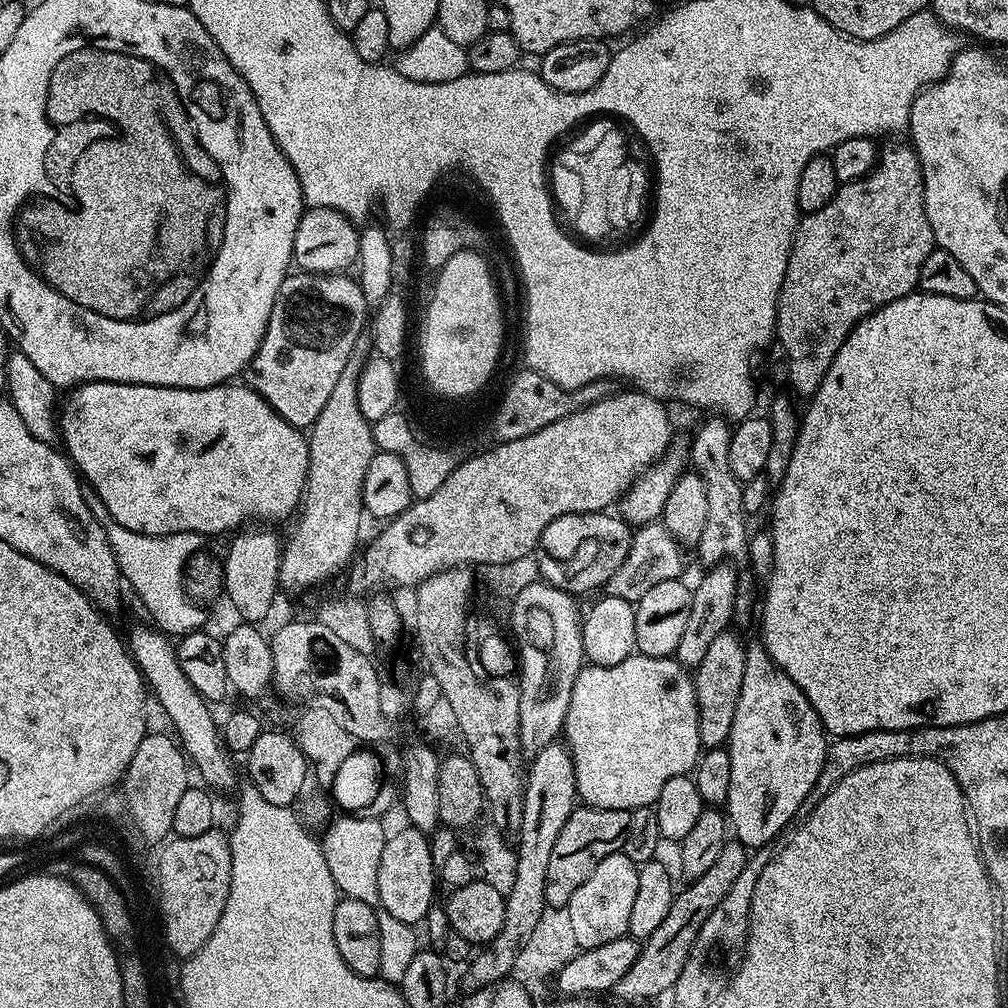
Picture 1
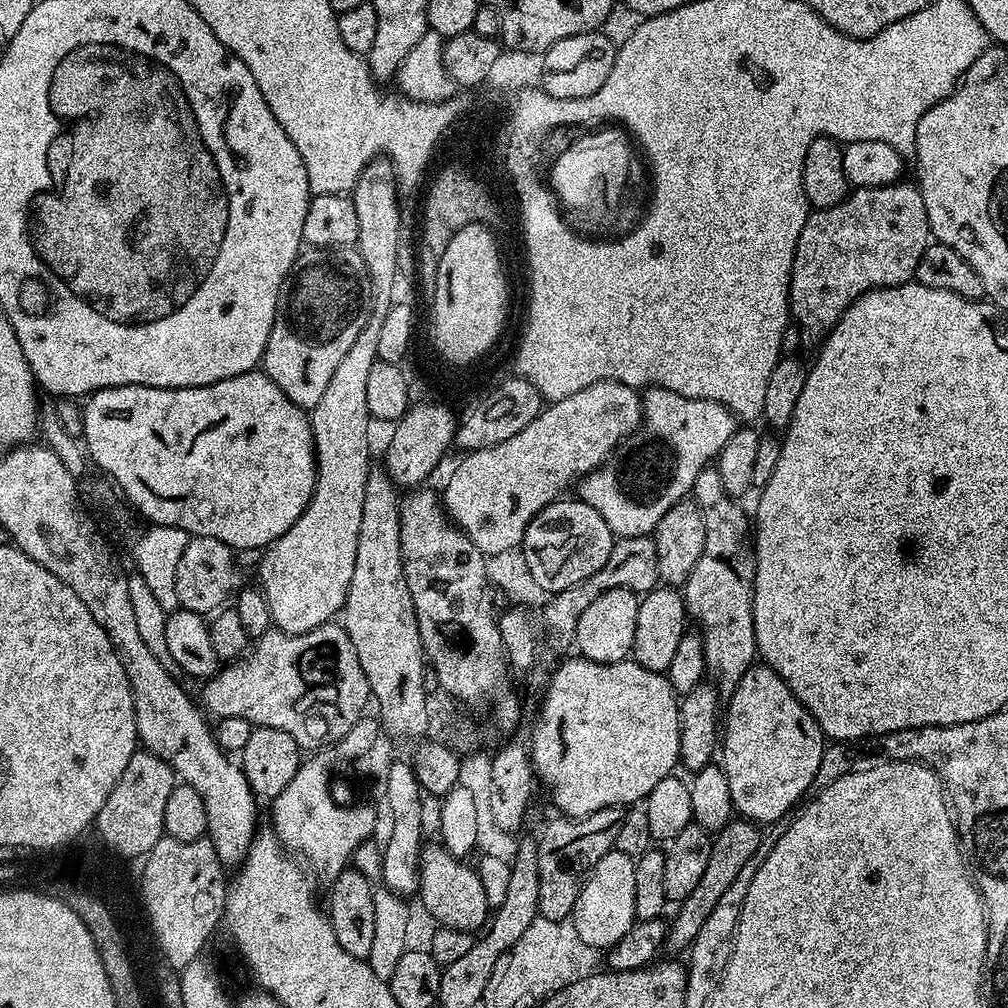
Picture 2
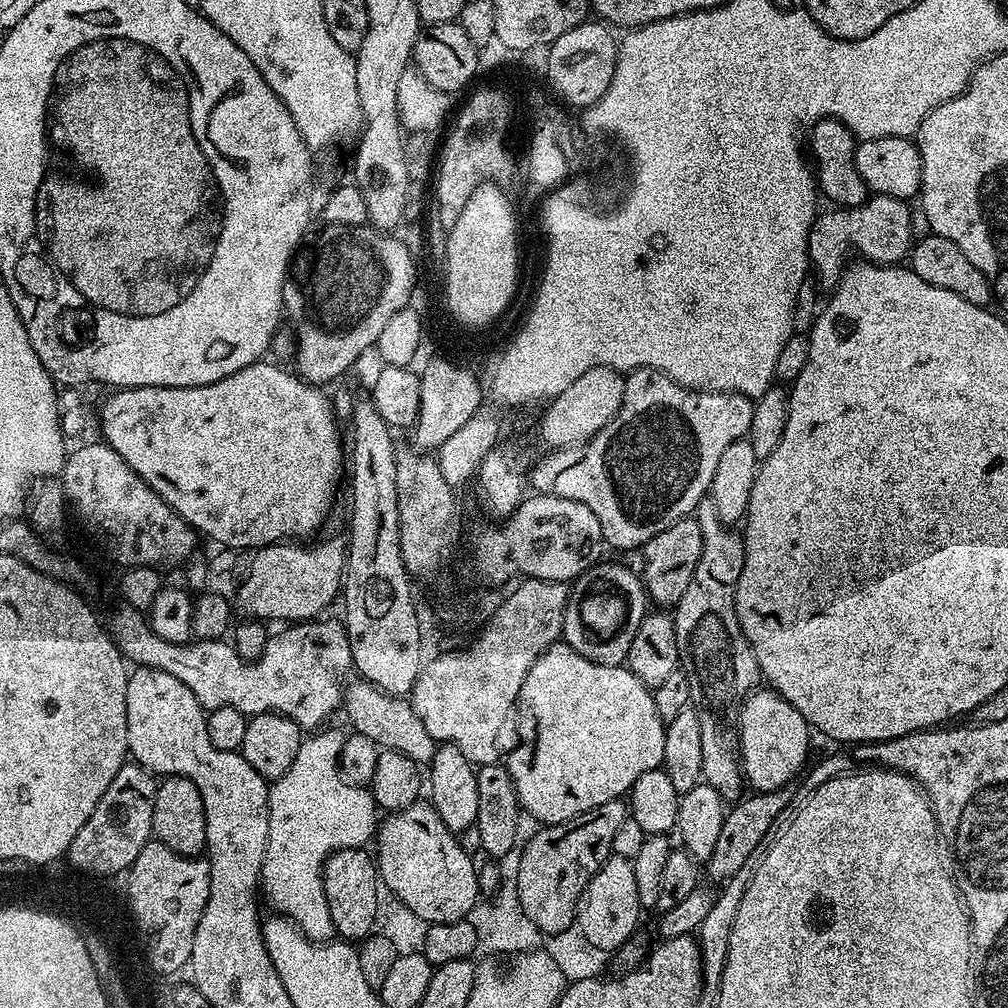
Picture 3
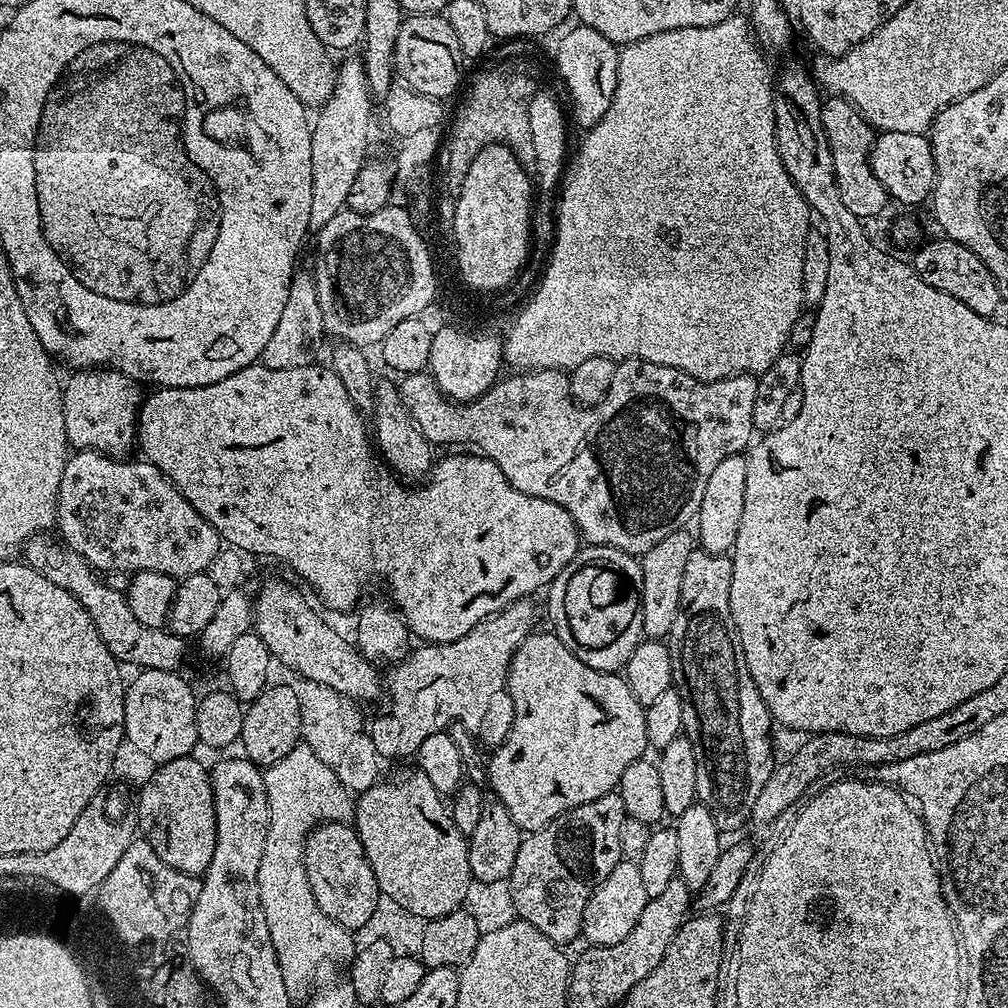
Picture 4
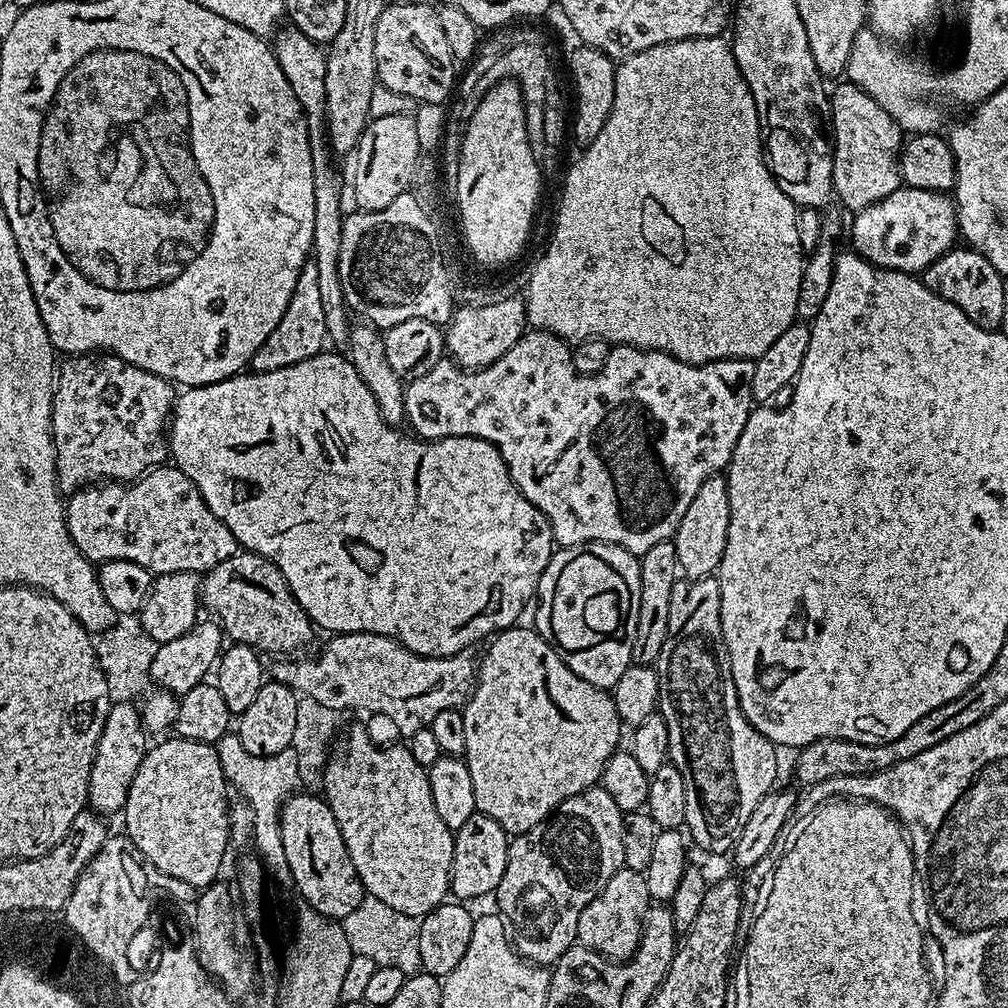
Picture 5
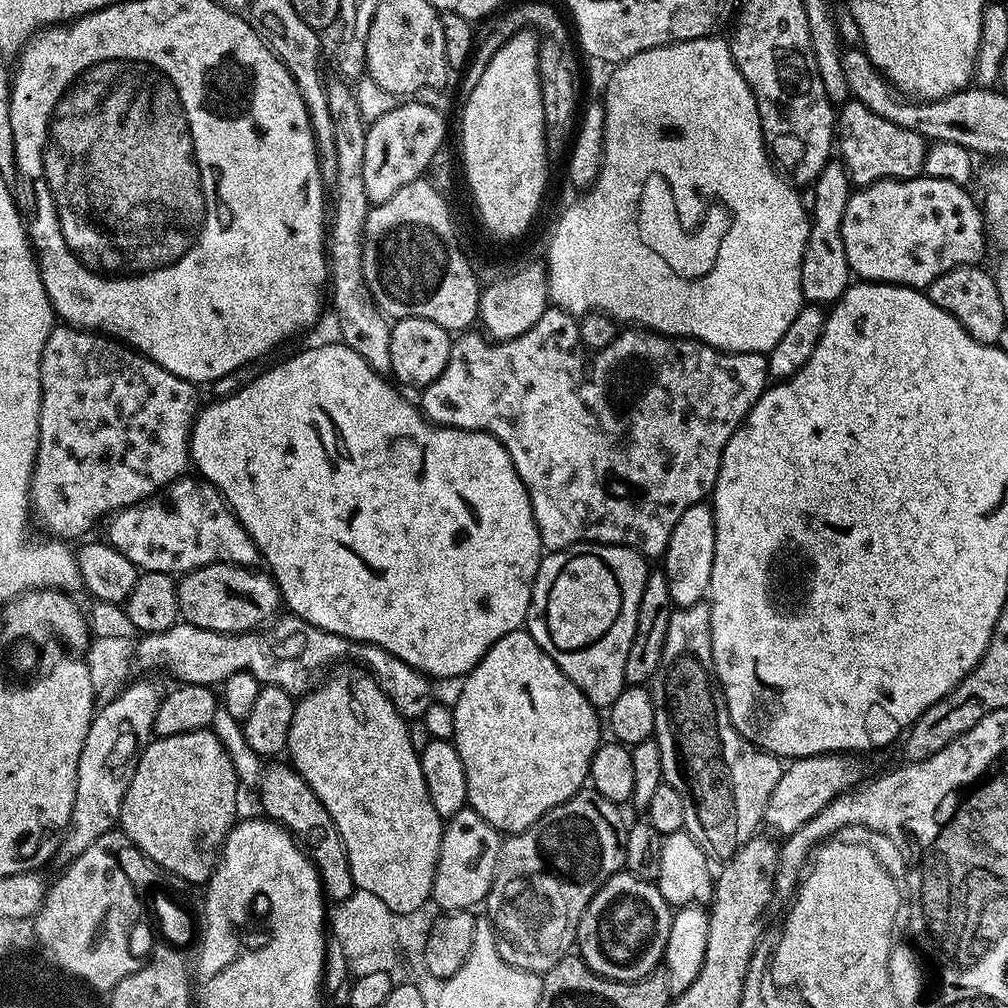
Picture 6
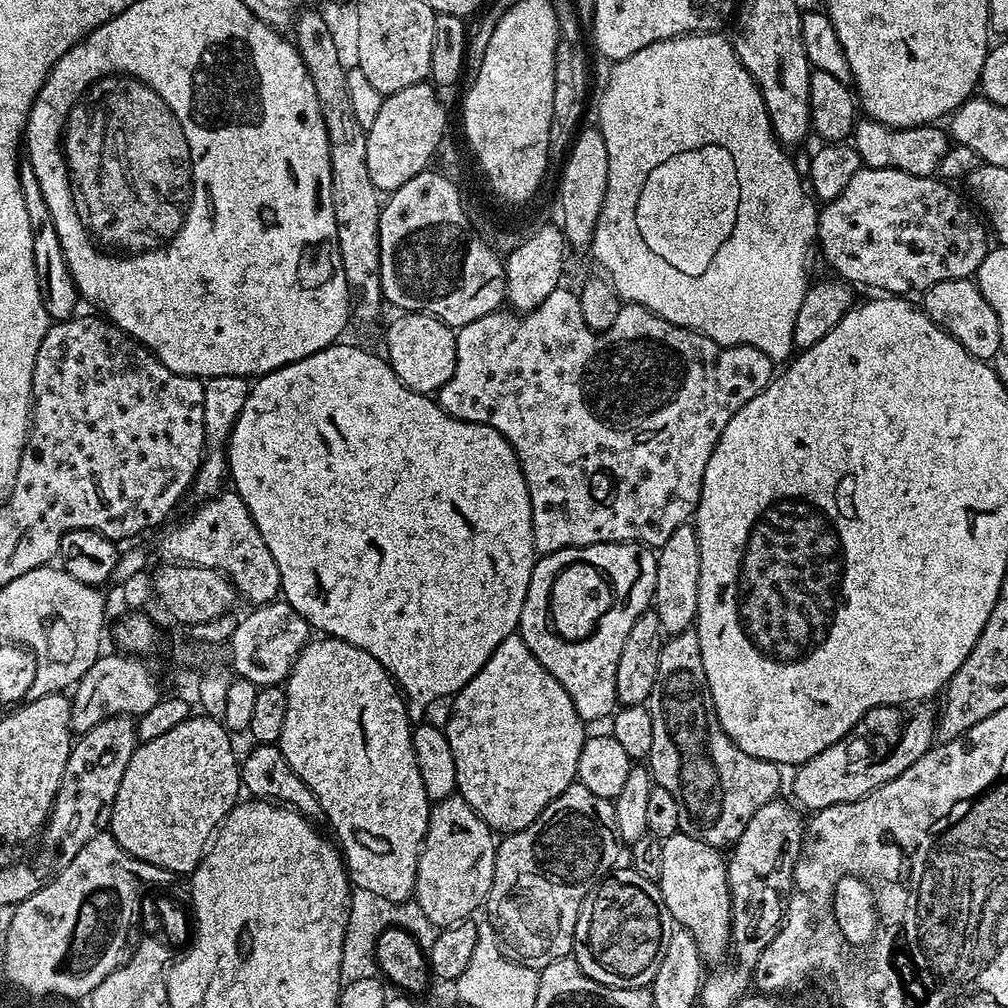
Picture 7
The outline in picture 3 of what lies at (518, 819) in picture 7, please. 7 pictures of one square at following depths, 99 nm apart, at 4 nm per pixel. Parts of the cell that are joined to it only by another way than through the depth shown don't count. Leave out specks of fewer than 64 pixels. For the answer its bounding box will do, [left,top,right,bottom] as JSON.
[506,642,666,825]

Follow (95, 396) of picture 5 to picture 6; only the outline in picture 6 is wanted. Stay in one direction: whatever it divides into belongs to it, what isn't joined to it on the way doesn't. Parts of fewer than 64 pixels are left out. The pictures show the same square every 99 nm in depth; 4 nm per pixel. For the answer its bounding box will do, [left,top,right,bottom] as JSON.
[28,326,202,542]

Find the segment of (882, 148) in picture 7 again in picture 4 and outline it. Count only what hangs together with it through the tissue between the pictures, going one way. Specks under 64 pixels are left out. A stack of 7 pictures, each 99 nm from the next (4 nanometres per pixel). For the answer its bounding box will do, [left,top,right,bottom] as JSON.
[820,94,890,218]

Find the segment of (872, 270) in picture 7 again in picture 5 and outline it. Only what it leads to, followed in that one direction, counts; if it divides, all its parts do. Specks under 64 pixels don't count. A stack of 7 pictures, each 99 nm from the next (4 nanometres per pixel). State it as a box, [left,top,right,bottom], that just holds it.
[851,186,960,274]

